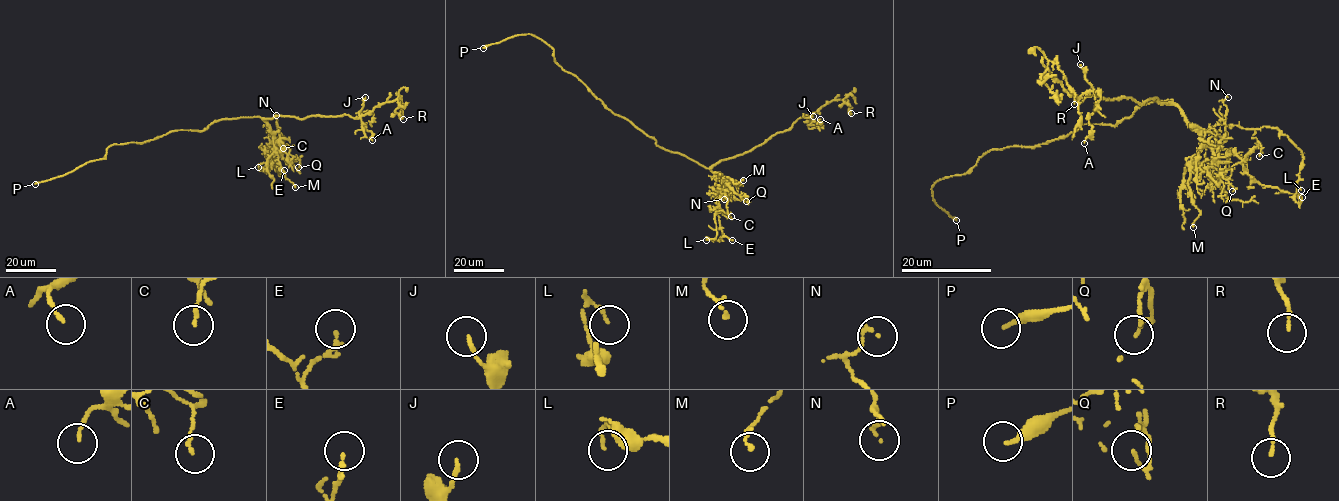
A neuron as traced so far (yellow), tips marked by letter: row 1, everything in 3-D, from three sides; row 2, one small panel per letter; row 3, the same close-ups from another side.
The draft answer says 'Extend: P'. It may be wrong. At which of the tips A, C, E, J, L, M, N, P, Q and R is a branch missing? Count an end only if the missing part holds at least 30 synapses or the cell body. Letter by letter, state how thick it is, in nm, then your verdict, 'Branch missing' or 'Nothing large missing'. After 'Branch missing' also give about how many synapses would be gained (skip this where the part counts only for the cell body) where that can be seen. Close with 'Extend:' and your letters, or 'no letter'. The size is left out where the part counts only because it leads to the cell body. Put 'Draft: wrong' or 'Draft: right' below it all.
A: Thickness 130 nm. Nothing large missing
C: Thickness 130 nm. Nothing large missing
E: Thickness 150 nm. Nothing large missing
J: Thickness 140 nm. Nothing large missing
L: Thickness 110 nm. Nothing large missing
M: Thickness 160 nm. Nothing large missing
N: Thickness 110 nm. Nothing large missing
P: Thickness 200 nm. Branch missing
Q: Thickness 80 nm. Nothing large missing
R: Thickness 140 nm. Nothing large missing
Extend: P
Draft: right

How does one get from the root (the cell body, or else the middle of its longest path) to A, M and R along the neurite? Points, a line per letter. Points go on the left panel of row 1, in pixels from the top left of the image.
A: (216, 120), (344, 114), (358, 118), (359, 112), (362, 123), (372, 132), (372, 140)
M: (216, 120), (260, 117), (273, 135), (283, 174), (295, 187)
R: (216, 120), (344, 114), (358, 118), (381, 104), (394, 100), (398, 95), (403, 119)

